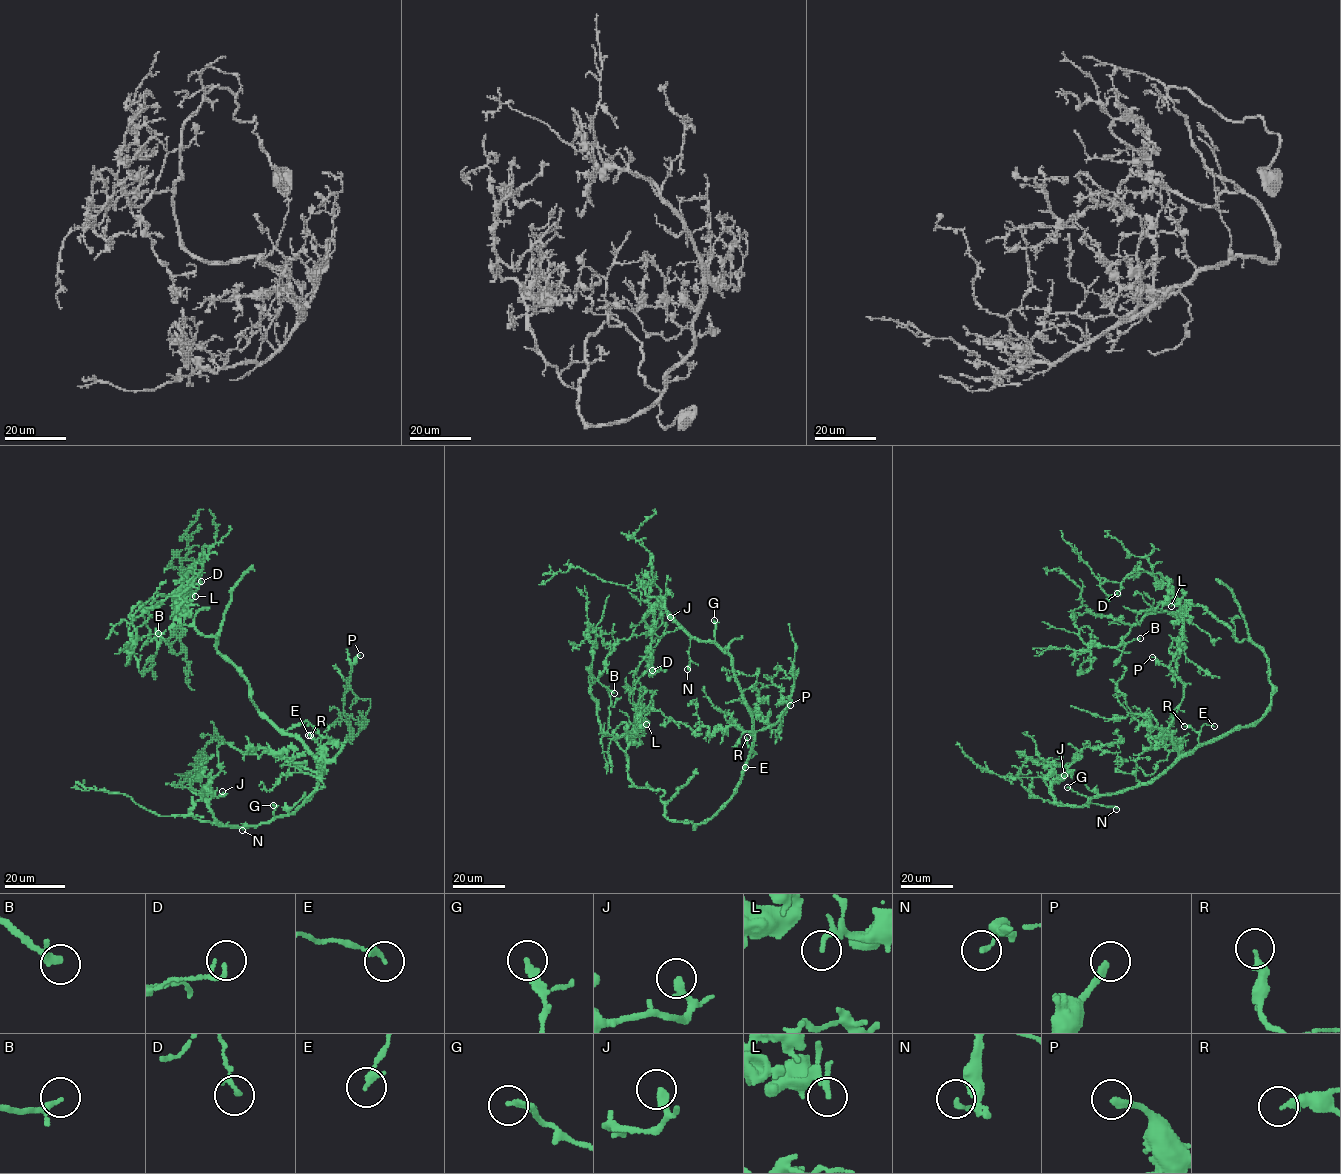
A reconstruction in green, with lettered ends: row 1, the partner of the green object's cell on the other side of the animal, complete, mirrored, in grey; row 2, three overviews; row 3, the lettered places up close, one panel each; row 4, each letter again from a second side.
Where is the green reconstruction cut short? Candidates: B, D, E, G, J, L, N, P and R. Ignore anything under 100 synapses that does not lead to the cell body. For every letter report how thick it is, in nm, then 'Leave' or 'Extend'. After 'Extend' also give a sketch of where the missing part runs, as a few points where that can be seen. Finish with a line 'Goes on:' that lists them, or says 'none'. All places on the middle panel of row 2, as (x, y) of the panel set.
B: Thickness 190 nm. Leave
D: Thickness 100 nm. Leave
E: Thickness 260 nm. Leave
G: Thickness 200 nm. Leave
J: Thickness 320 nm. Leave
L: Thickness 130 nm. Leave
N: Thickness 100 nm. Leave
P: Thickness 280 nm. Leave
R: Thickness 260 nm. Leave
Goes on: none

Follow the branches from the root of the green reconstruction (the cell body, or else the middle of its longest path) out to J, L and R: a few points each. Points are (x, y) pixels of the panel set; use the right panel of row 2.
J: (1258, 720), (1201, 743), (1149, 782), (1086, 805), (1055, 801), (1050, 786), (1064, 775)
L: (1258, 720), (1273, 694), (1263, 651), (1237, 642), (1201, 606), (1188, 604), (1183, 614), (1171, 606)
R: (1258, 720), (1199, 744), (1199, 734), (1184, 726)

